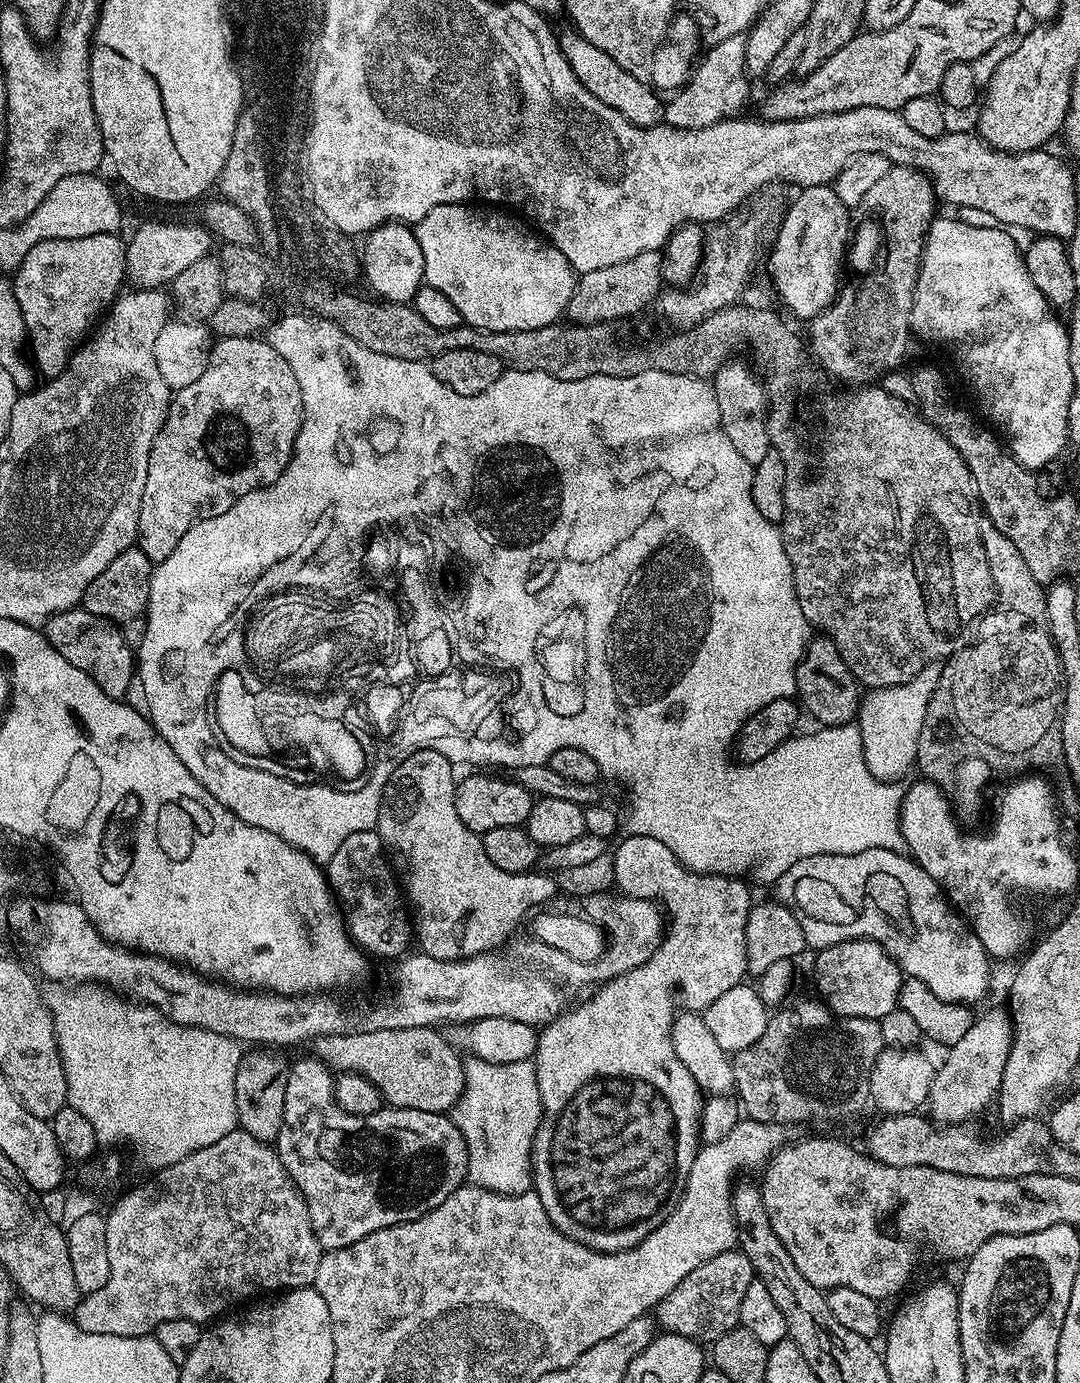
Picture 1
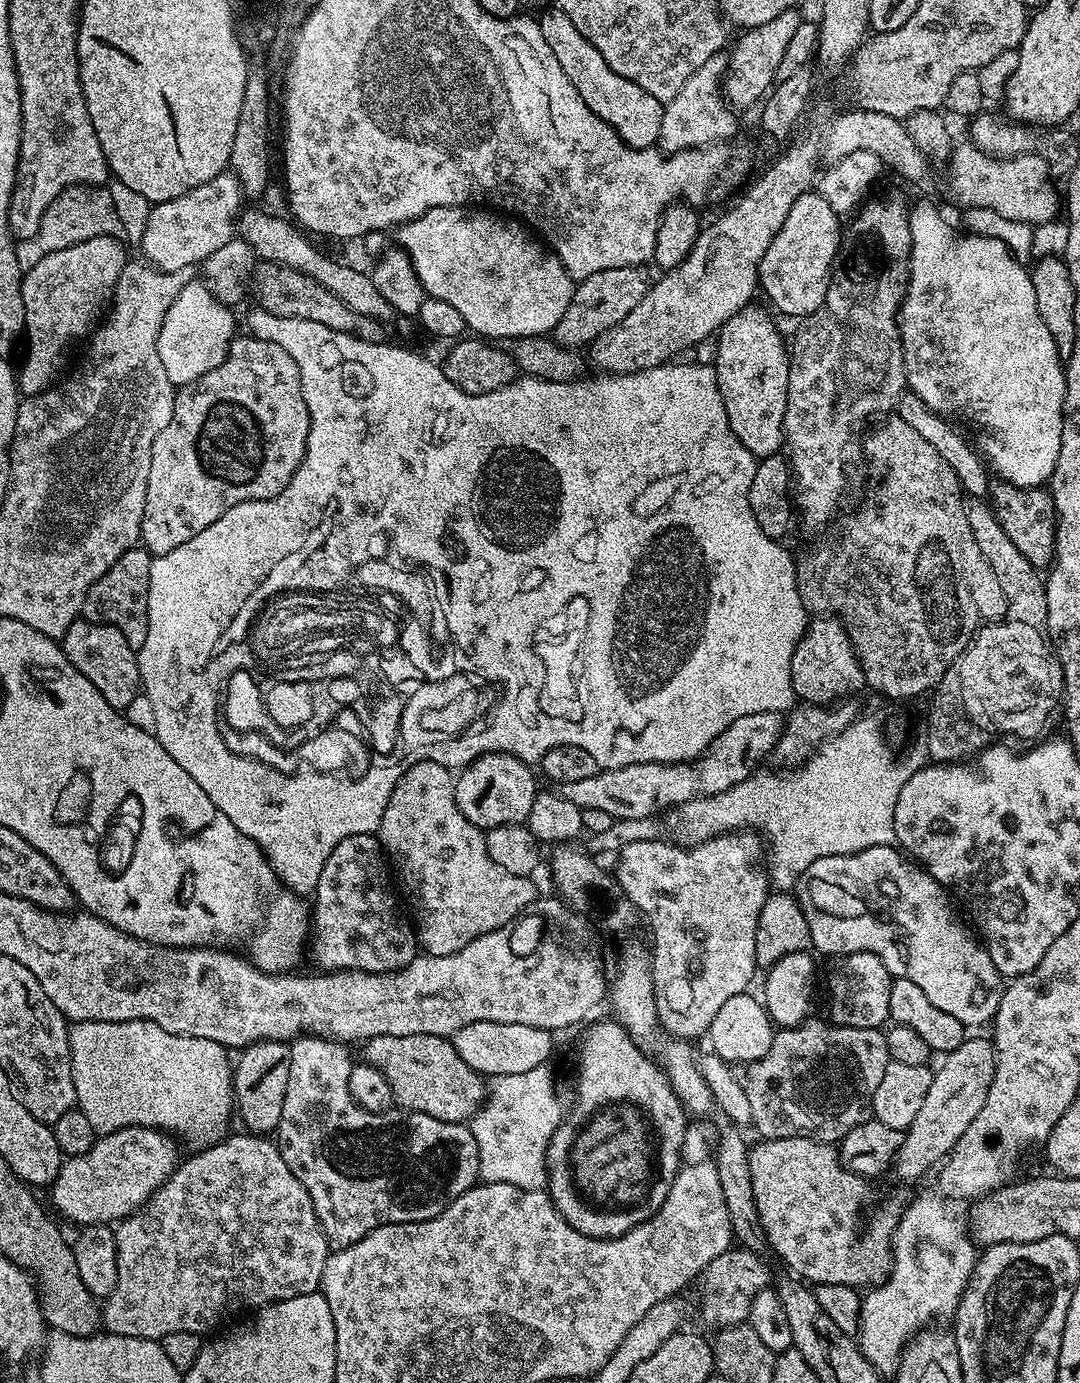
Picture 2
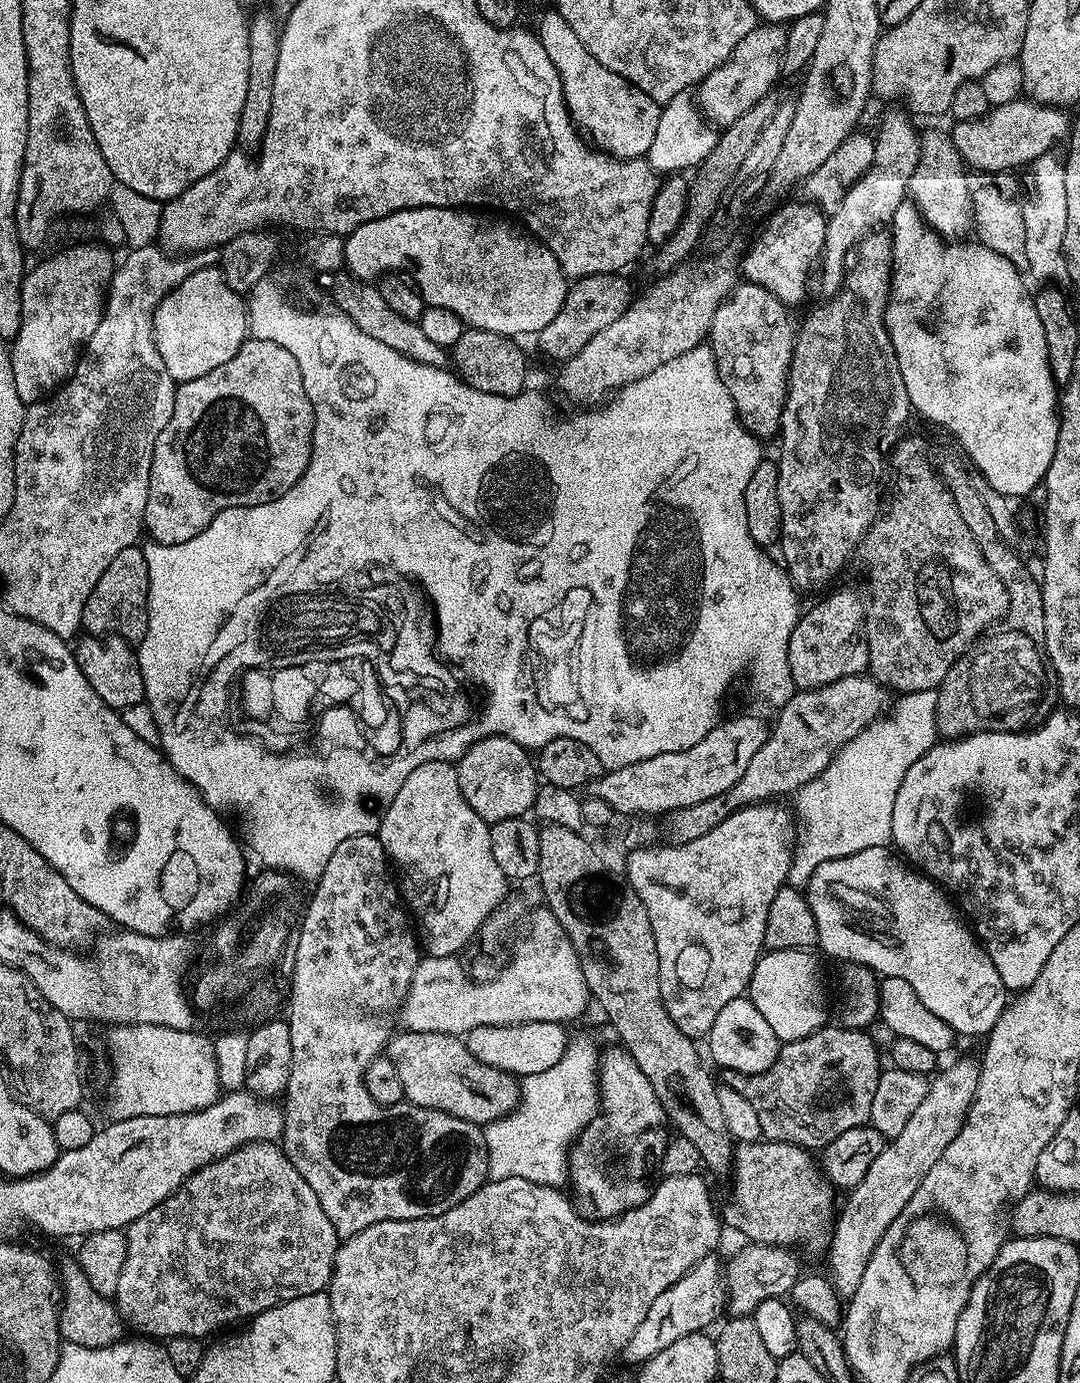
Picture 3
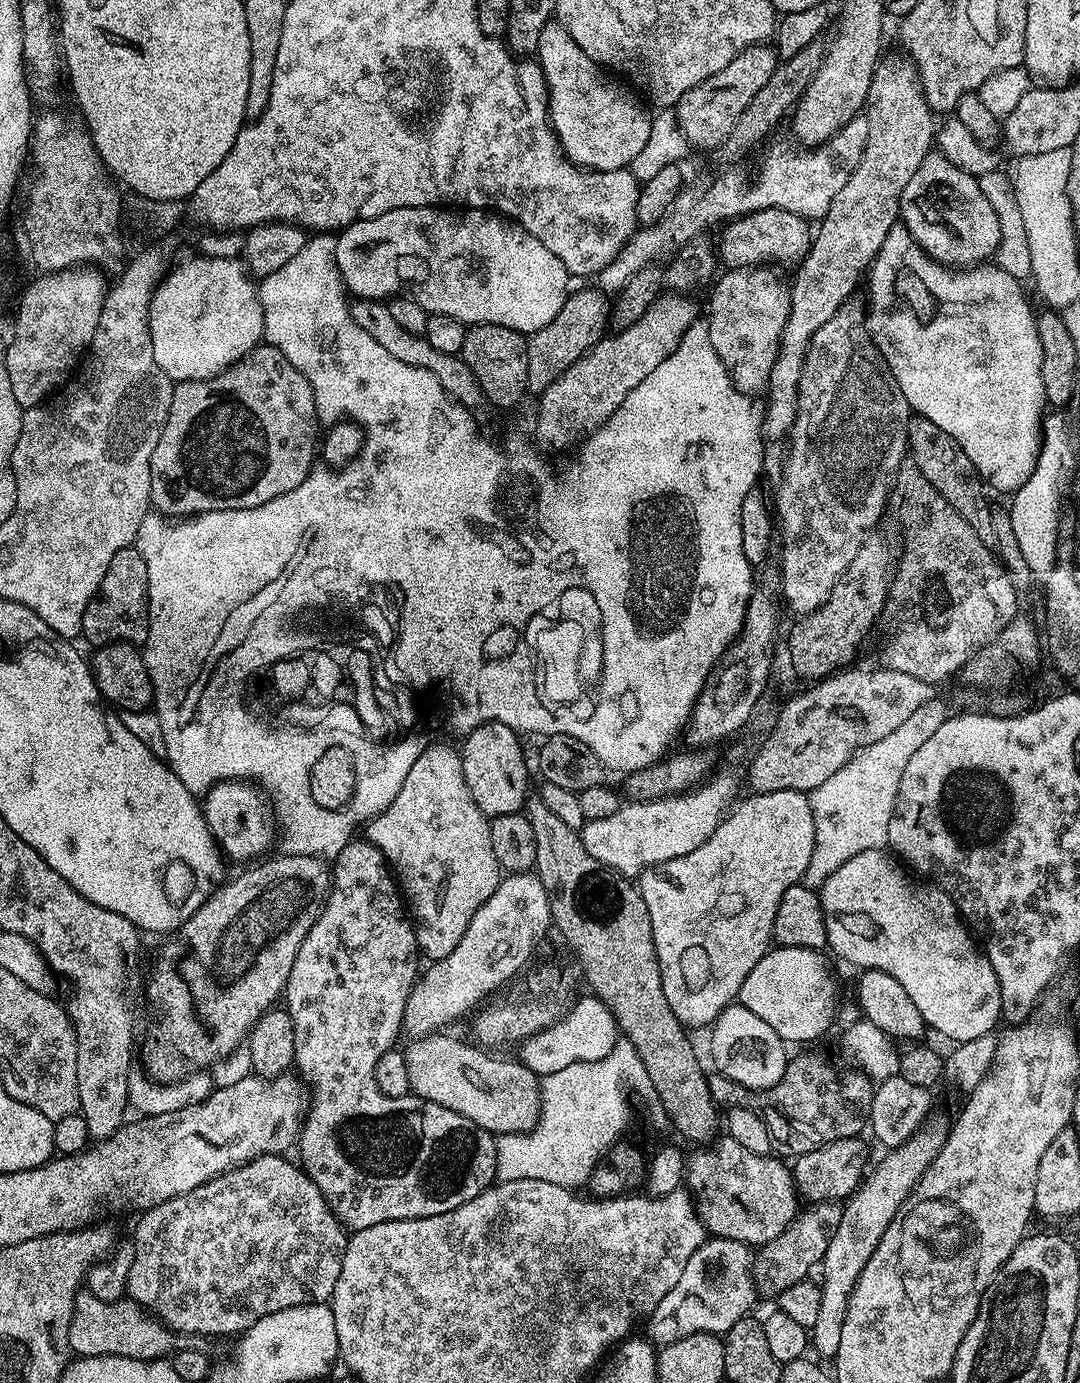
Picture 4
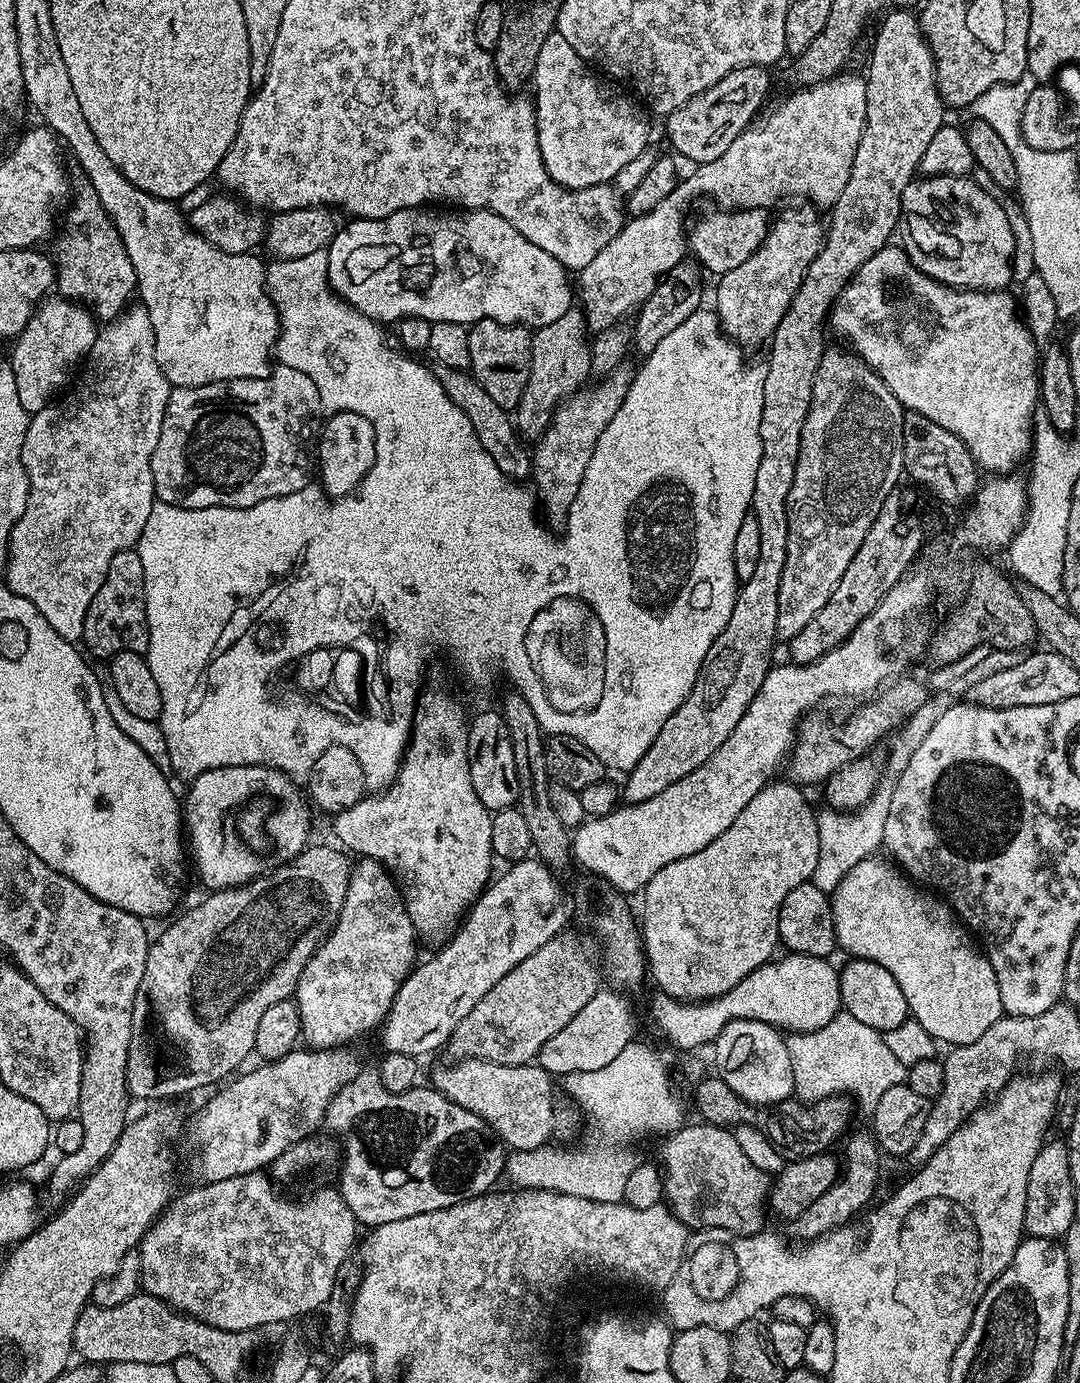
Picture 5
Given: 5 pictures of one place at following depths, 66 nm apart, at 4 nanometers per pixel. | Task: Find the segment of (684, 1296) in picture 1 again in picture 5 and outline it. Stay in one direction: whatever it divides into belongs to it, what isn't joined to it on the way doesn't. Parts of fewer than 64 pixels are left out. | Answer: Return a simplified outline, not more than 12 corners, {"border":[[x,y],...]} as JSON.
{"border":[[854,1132],[834,1186],[790,1228],[797,1241],[852,1222],[873,1203],[880,1145]]}

